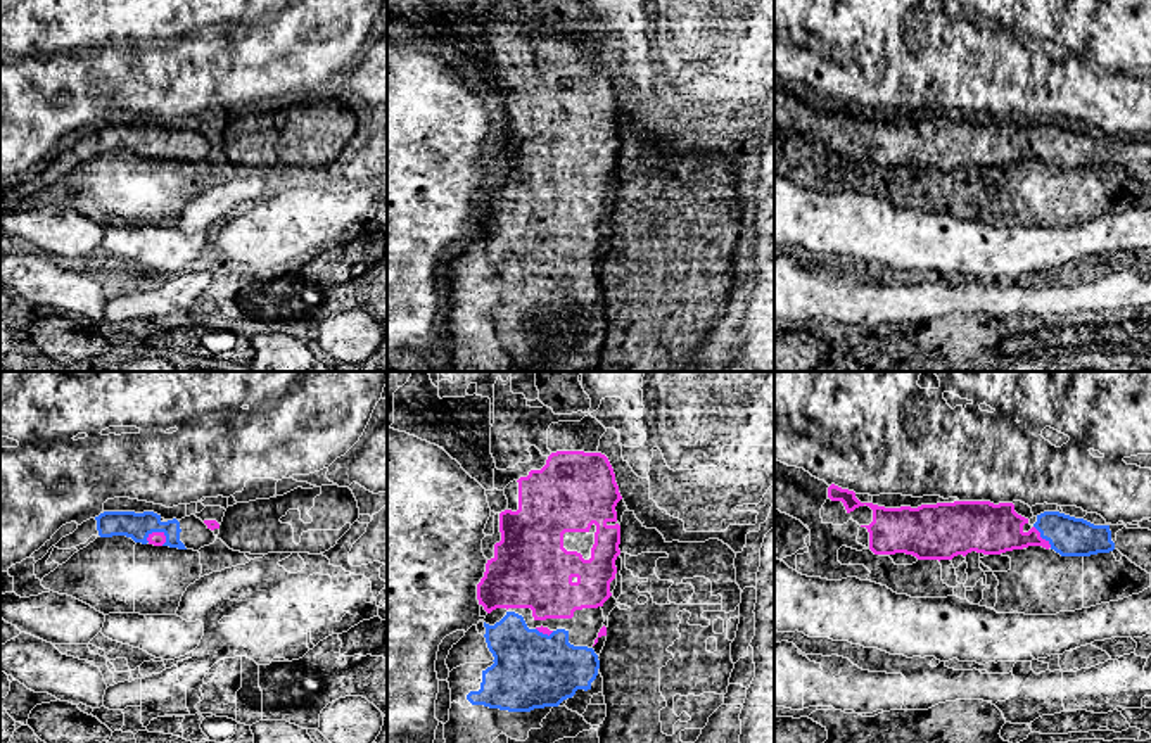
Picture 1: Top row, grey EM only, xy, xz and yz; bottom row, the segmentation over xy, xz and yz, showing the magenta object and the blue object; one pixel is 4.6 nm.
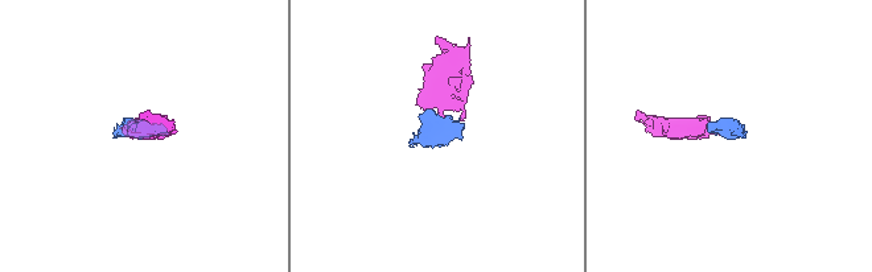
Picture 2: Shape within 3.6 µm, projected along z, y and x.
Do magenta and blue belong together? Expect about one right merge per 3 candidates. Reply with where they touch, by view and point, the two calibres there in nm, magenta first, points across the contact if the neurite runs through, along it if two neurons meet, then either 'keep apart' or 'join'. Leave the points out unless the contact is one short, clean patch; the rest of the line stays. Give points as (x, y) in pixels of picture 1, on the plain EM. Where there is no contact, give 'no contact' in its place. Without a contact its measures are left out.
xy (156, 146) | 60/130 nm | across xy (156, 151), (156, 146), (137, 139) | join

